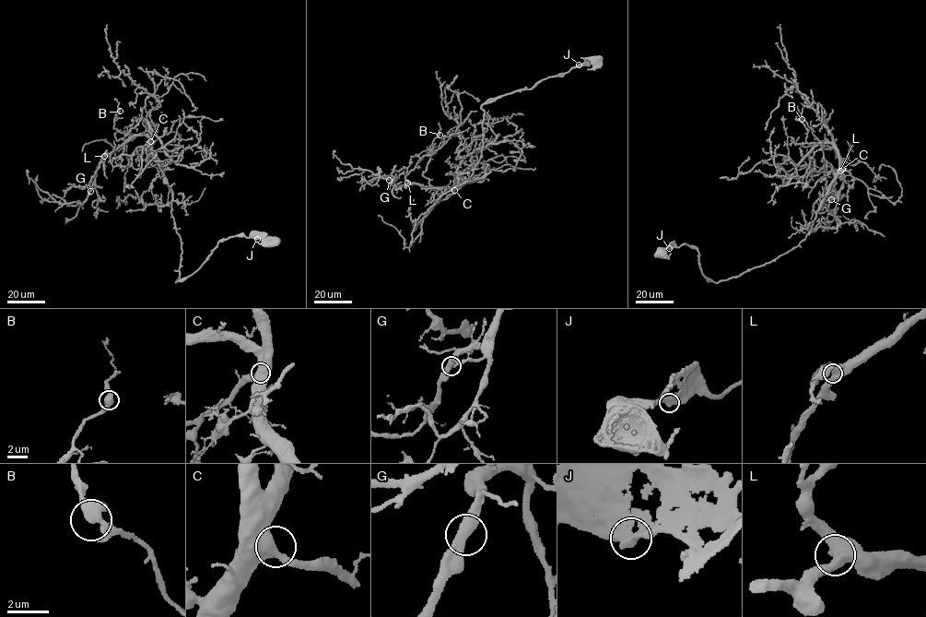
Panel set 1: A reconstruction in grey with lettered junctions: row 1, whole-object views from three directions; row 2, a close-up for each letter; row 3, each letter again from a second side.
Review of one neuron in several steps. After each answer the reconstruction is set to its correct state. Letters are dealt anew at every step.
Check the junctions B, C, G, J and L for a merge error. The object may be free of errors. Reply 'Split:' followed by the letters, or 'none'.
Split: none

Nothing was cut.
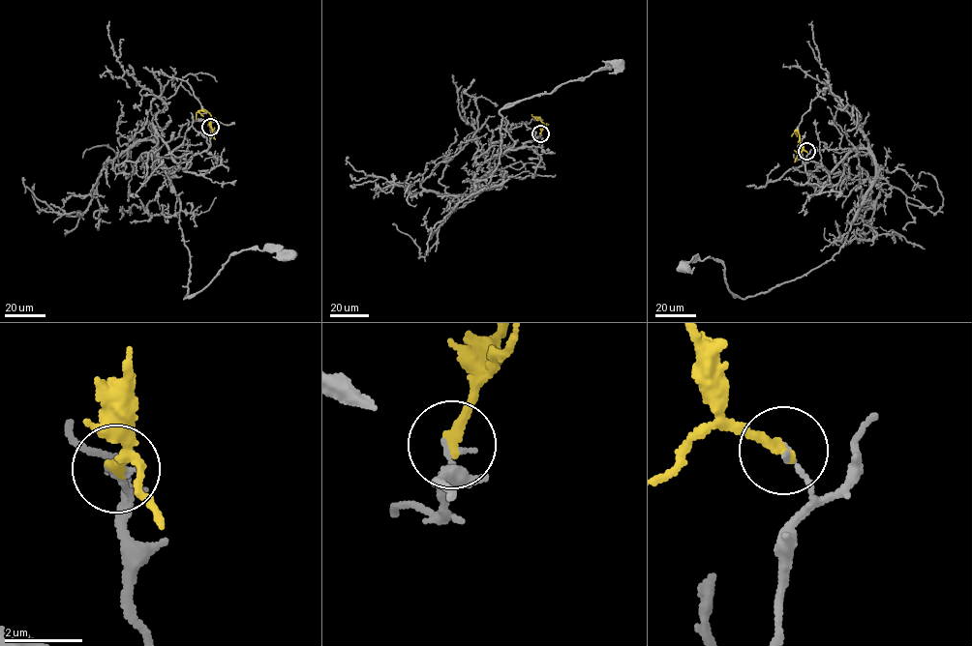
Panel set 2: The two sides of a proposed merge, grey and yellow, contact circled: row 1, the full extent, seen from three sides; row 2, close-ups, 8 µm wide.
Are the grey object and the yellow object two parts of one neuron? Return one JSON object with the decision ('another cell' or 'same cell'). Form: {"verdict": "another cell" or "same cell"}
{"verdict": "another cell"}

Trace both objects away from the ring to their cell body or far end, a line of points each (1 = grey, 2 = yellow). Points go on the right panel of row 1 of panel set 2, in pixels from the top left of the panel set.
1: (806, 151), (822, 184), (854, 150), (873, 158), (839, 250), (744, 299), (720, 262), (683, 267)
2: (806, 151), (800, 142), (797, 130), (791, 136)

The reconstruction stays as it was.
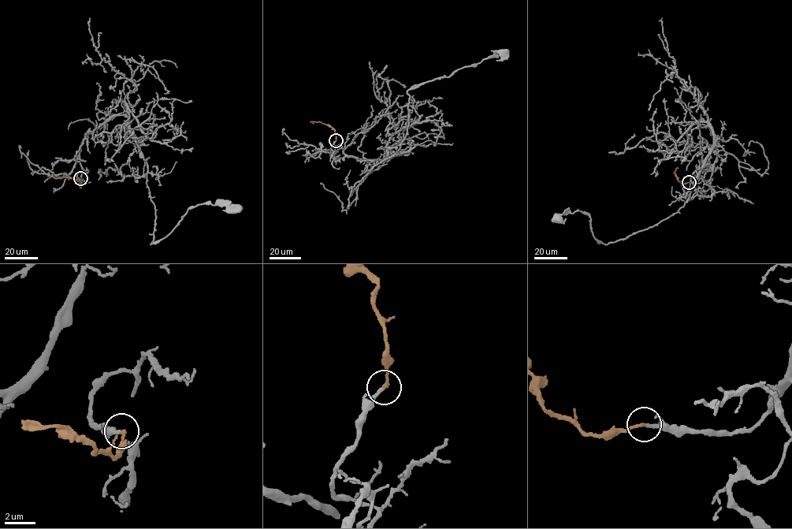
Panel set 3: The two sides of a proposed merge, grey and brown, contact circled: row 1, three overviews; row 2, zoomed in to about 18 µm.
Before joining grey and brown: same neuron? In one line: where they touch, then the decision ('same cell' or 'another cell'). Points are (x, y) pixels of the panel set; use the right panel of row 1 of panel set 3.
at (689, 182); same cell

